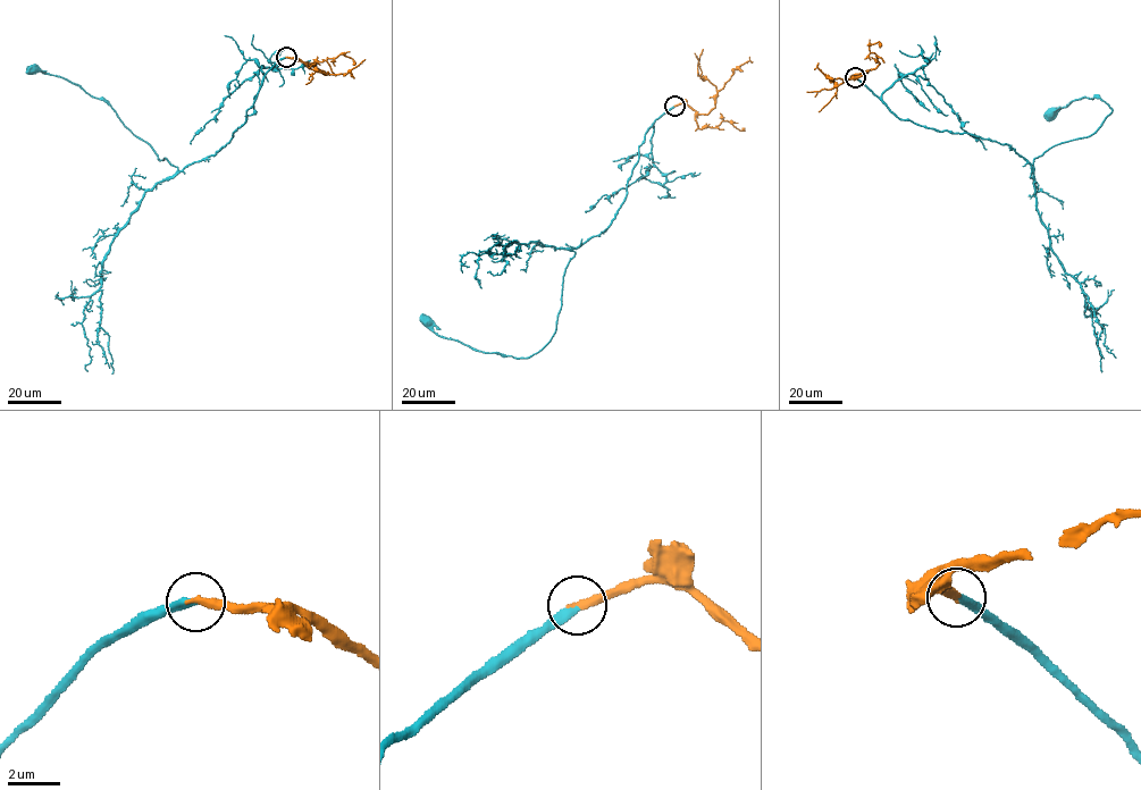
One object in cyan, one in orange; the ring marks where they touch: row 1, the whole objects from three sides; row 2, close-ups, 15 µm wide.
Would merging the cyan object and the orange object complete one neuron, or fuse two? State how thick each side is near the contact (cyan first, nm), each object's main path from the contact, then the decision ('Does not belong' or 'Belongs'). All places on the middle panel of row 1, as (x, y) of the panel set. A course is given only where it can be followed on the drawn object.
Thickness 300 nm (cyan) against 320 nm. Course of cyan: (674, 106), (644, 135), (626, 199), (611, 225), (572, 249), (548, 343), (517, 359), (438, 336), (425, 320). Course of orange: (674, 106), (686, 103), (697, 114), (707, 115), (715, 106), (716, 87), (697, 72), (703, 49). Belongs

